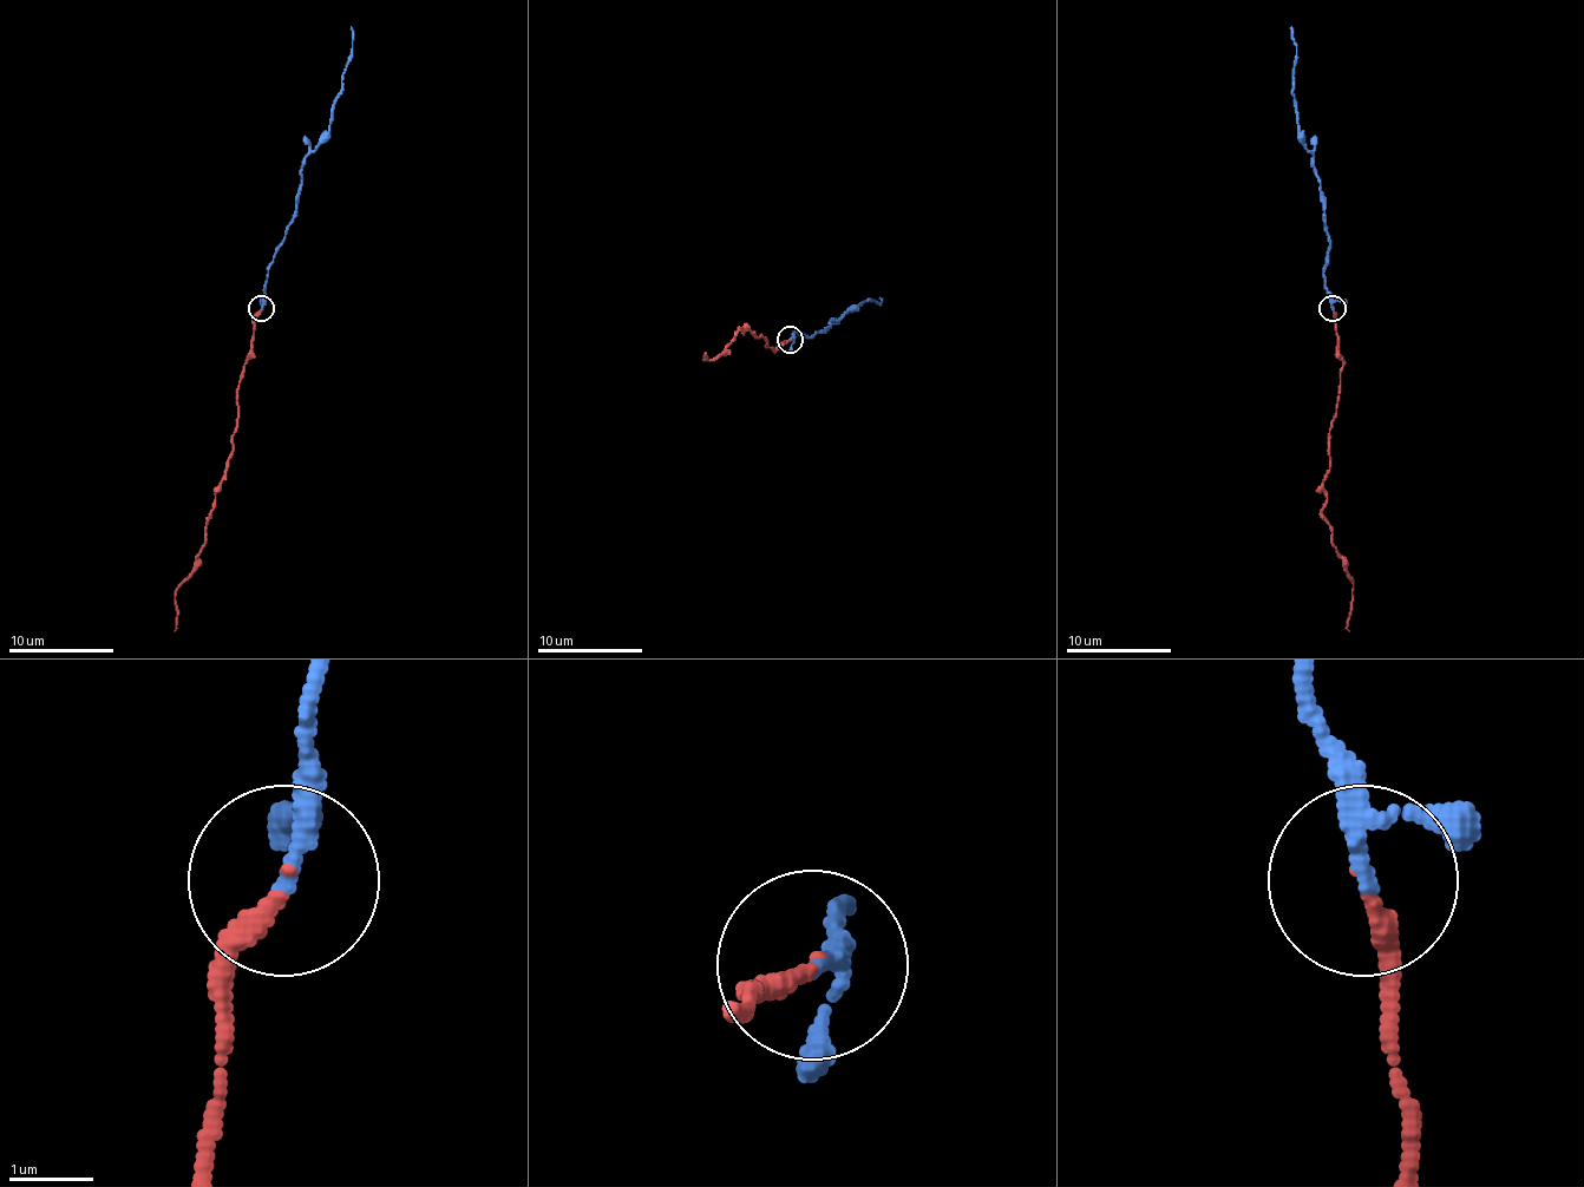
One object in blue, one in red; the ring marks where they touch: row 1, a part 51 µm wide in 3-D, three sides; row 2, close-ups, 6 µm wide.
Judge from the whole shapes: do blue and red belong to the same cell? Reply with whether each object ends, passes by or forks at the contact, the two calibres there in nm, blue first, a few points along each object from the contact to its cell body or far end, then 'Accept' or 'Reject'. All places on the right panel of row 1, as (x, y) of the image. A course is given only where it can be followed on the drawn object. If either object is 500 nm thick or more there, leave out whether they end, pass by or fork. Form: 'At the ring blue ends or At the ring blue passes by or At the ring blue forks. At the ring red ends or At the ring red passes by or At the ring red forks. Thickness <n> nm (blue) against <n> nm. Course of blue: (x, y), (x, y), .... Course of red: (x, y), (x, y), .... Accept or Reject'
At the ring blue passes by. At the ring red ends. Thickness 170 nm (blue) against 200 nm. Course of blue: (1333, 309), (1324, 264), (1330, 246), (1317, 170), (1298, 130), (1294, 87), (1296, 46), (1290, 27). Course of red: (1333, 309), (1343, 369), (1322, 483), (1328, 504), (1322, 517), (1333, 532), (1333, 546), (1354, 588), (1348, 630). Accept

